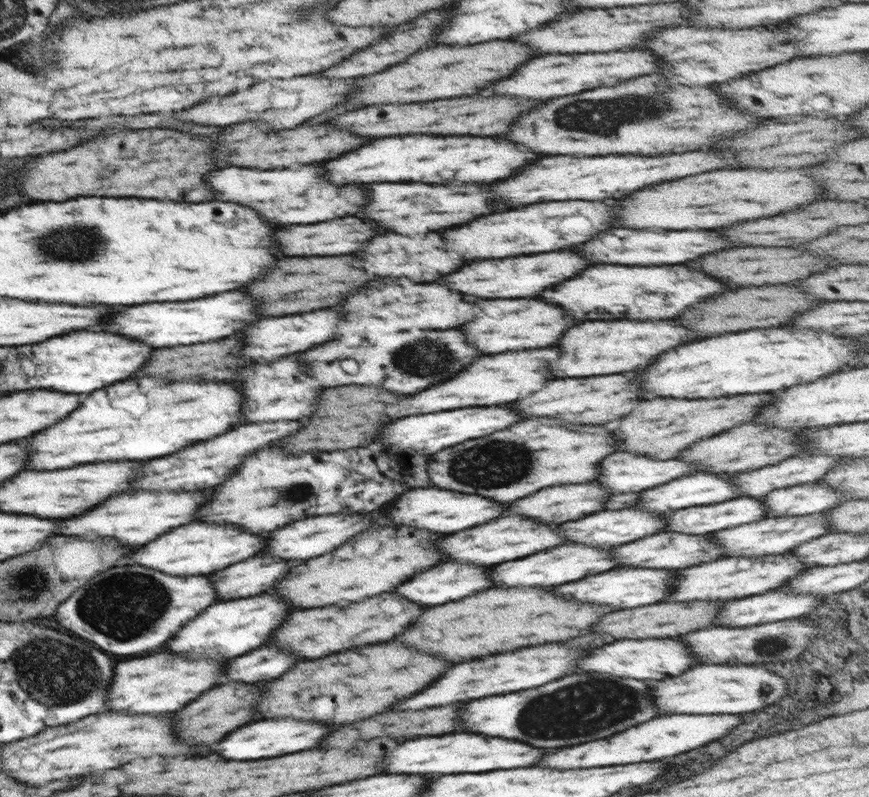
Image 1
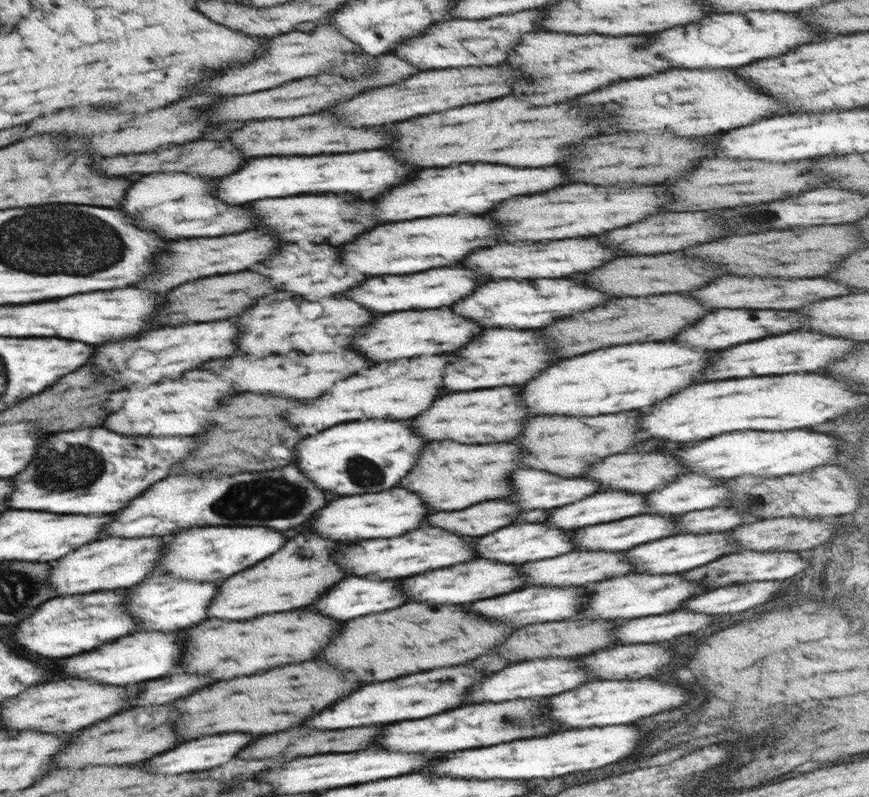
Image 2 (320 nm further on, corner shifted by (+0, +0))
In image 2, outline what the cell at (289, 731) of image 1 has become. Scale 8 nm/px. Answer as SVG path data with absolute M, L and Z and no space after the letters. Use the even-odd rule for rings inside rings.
M240 732L214 734L214 736L184 742L164 754L158 754L142 762L142 766L158 774L182 774L182 772L210 770L212 766L220 766L232 760L234 754L238 754L250 742L252 738Z

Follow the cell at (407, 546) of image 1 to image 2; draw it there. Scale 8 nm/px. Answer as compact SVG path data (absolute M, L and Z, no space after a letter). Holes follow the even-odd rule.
M296 536L288 540L284 548L280 548L276 554L270 554L256 566L220 582L216 598L208 606L208 616L226 620L246 620L262 614L286 612L312 604L332 584L344 578L344 572L334 562L334 550L344 546L348 544L320 540L318 536Z

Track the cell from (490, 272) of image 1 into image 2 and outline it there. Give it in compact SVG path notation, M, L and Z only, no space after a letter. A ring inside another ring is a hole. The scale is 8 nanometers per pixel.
M436 268L436 270L424 270L420 274L408 274L404 278L396 276L384 276L384 278L368 278L354 290L346 290L344 298L350 298L358 302L362 308L370 312L400 312L400 310L426 310L426 308L440 308L450 306L458 302L460 298L466 298L476 286L480 286L484 280L474 274L472 270L464 268Z

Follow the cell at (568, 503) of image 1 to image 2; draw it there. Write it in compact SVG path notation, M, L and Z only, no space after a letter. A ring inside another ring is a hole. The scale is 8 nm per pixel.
M486 500L464 510L430 514L426 524L460 536L484 536L486 532L512 524L520 512L522 510L508 500Z

